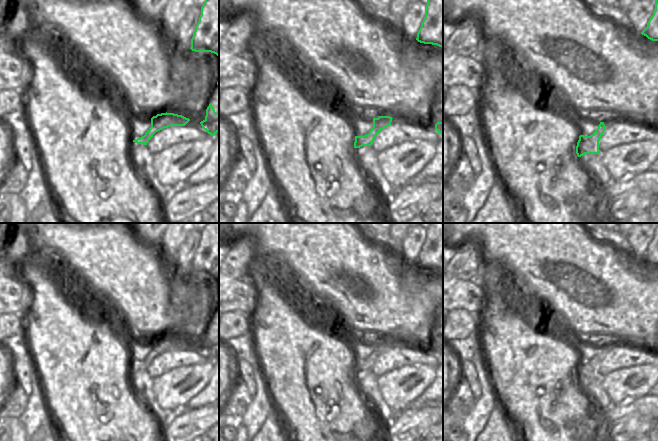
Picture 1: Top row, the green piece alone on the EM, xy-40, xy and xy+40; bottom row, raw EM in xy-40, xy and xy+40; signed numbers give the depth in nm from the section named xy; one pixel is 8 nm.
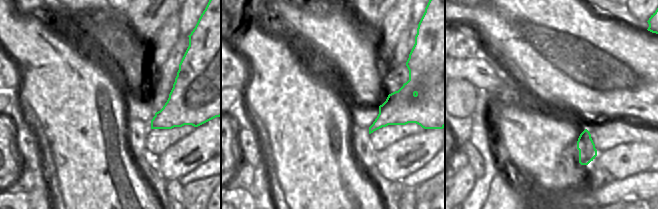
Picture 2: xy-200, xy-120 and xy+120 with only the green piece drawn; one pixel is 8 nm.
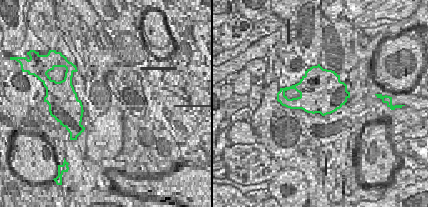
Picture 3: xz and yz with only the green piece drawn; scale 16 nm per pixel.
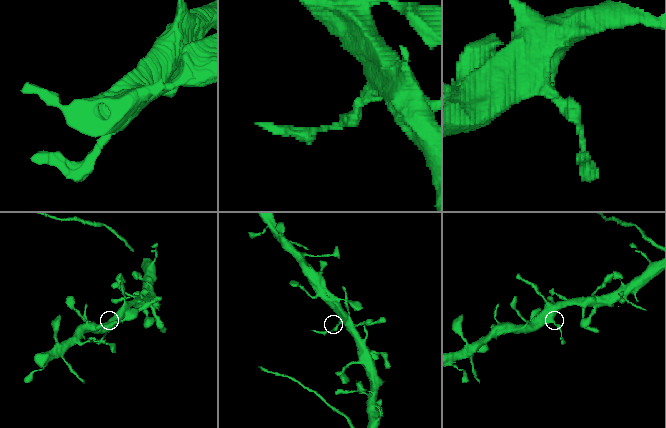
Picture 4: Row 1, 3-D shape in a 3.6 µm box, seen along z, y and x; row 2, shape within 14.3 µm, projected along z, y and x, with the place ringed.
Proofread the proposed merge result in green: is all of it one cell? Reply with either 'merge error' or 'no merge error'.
no merge error

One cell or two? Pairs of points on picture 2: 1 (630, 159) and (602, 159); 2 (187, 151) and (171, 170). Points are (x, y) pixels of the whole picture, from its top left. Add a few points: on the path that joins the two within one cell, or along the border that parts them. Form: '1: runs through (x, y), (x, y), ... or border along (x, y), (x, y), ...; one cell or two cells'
1: runs through (623, 162), (609, 159); one cell
2: runs through (182, 156), (173, 165); one cell

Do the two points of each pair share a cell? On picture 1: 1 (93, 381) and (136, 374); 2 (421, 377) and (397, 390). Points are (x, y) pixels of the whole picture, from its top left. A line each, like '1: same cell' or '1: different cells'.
1: different cells
2: same cell

